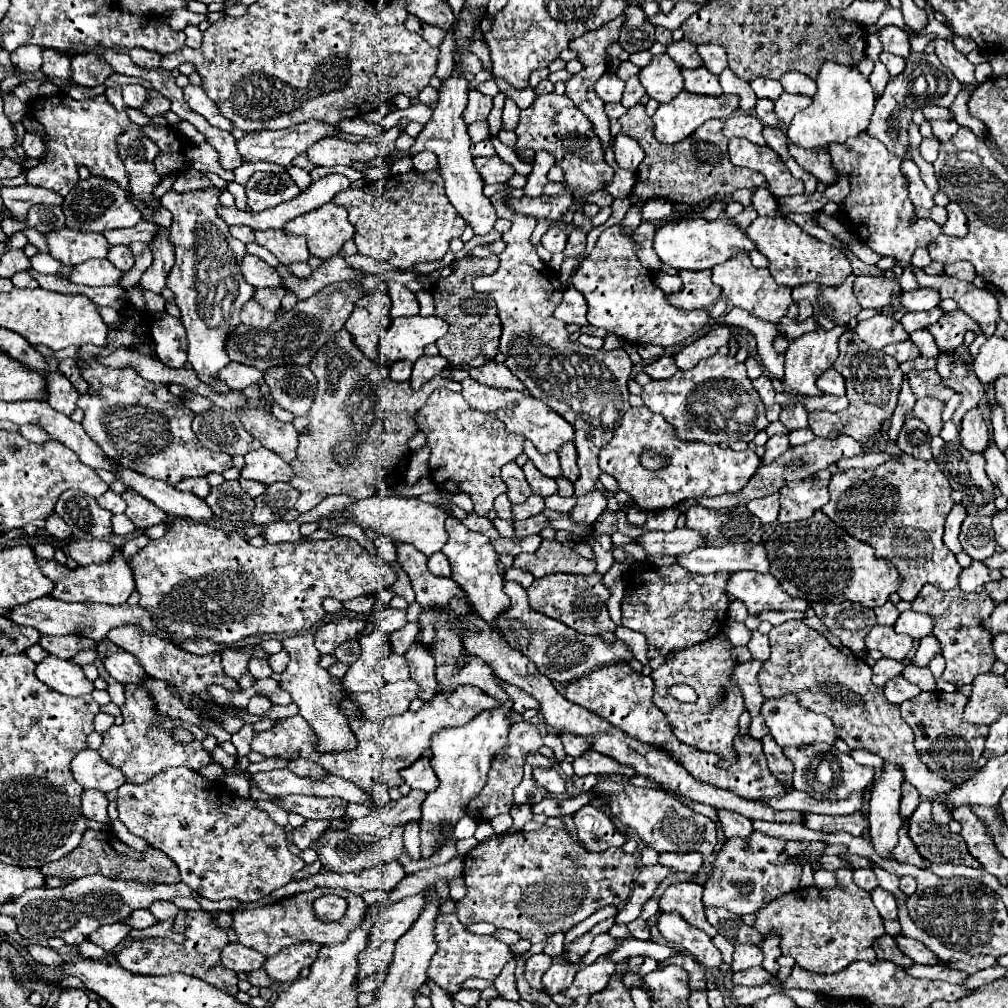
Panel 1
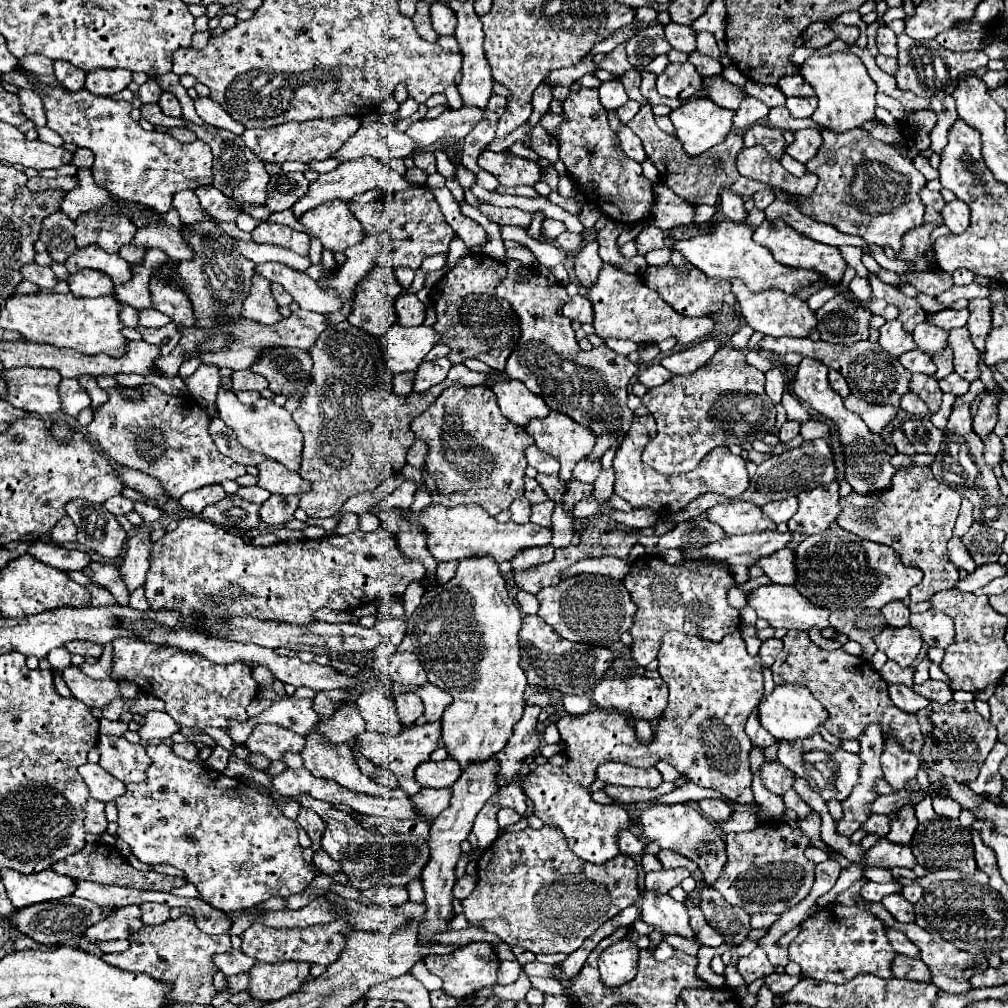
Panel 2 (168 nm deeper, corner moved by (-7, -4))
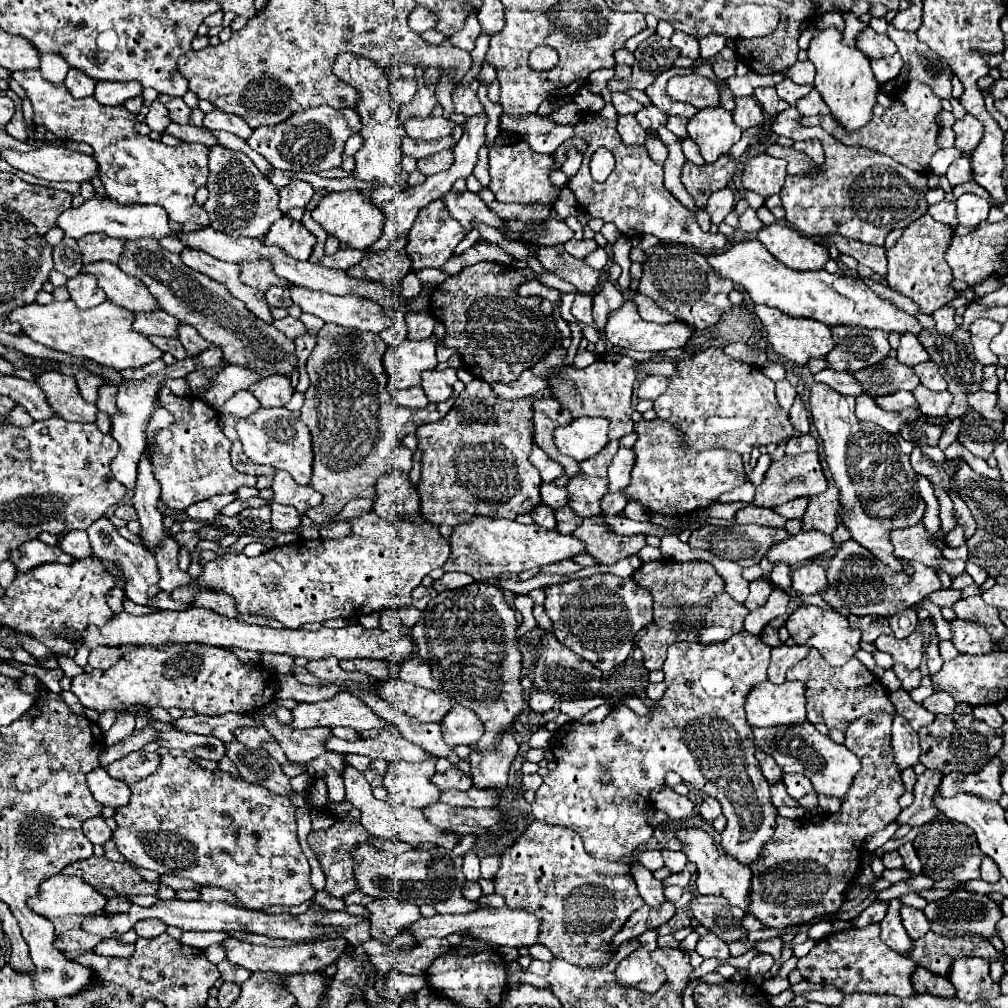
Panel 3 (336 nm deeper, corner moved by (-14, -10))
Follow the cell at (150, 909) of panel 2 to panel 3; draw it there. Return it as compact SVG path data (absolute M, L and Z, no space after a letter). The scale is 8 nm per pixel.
M140 920L136 926L134 926L134 932L142 938L158 938L162 932L166 932L166 924L162 924L162 920Z

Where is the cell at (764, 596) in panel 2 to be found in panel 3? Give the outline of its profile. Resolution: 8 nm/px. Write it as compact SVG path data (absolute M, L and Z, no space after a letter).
M804 604L802 608L798 608L790 616L790 620L786 622L786 628L790 630L790 636L796 640L796 644L816 648L830 666L846 664L860 650L860 636L862 634L858 630L850 628L848 620L844 616L840 616L838 612L830 612L830 610L822 610L822 608Z

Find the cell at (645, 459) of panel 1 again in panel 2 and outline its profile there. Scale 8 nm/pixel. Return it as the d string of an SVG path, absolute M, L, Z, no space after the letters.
M723 346L707 366L689 376L673 376L669 382L651 388L643 396L643 406L647 406L649 414L657 420L657 436L649 442L649 446L641 454L641 462L659 474L685 474L697 468L699 460L717 446L733 446L733 444L751 444L755 440L763 440L775 428L775 404L765 394L765 374L757 368L749 366L745 360L745 352Z

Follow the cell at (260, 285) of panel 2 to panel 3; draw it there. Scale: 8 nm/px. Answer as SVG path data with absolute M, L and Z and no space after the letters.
M254 260L254 262L242 262L240 264L242 272L240 272L240 280L248 286L256 286L256 288L270 288L270 286L282 286L288 284L286 280L282 280L280 276L276 276L272 272L272 264L268 260Z

